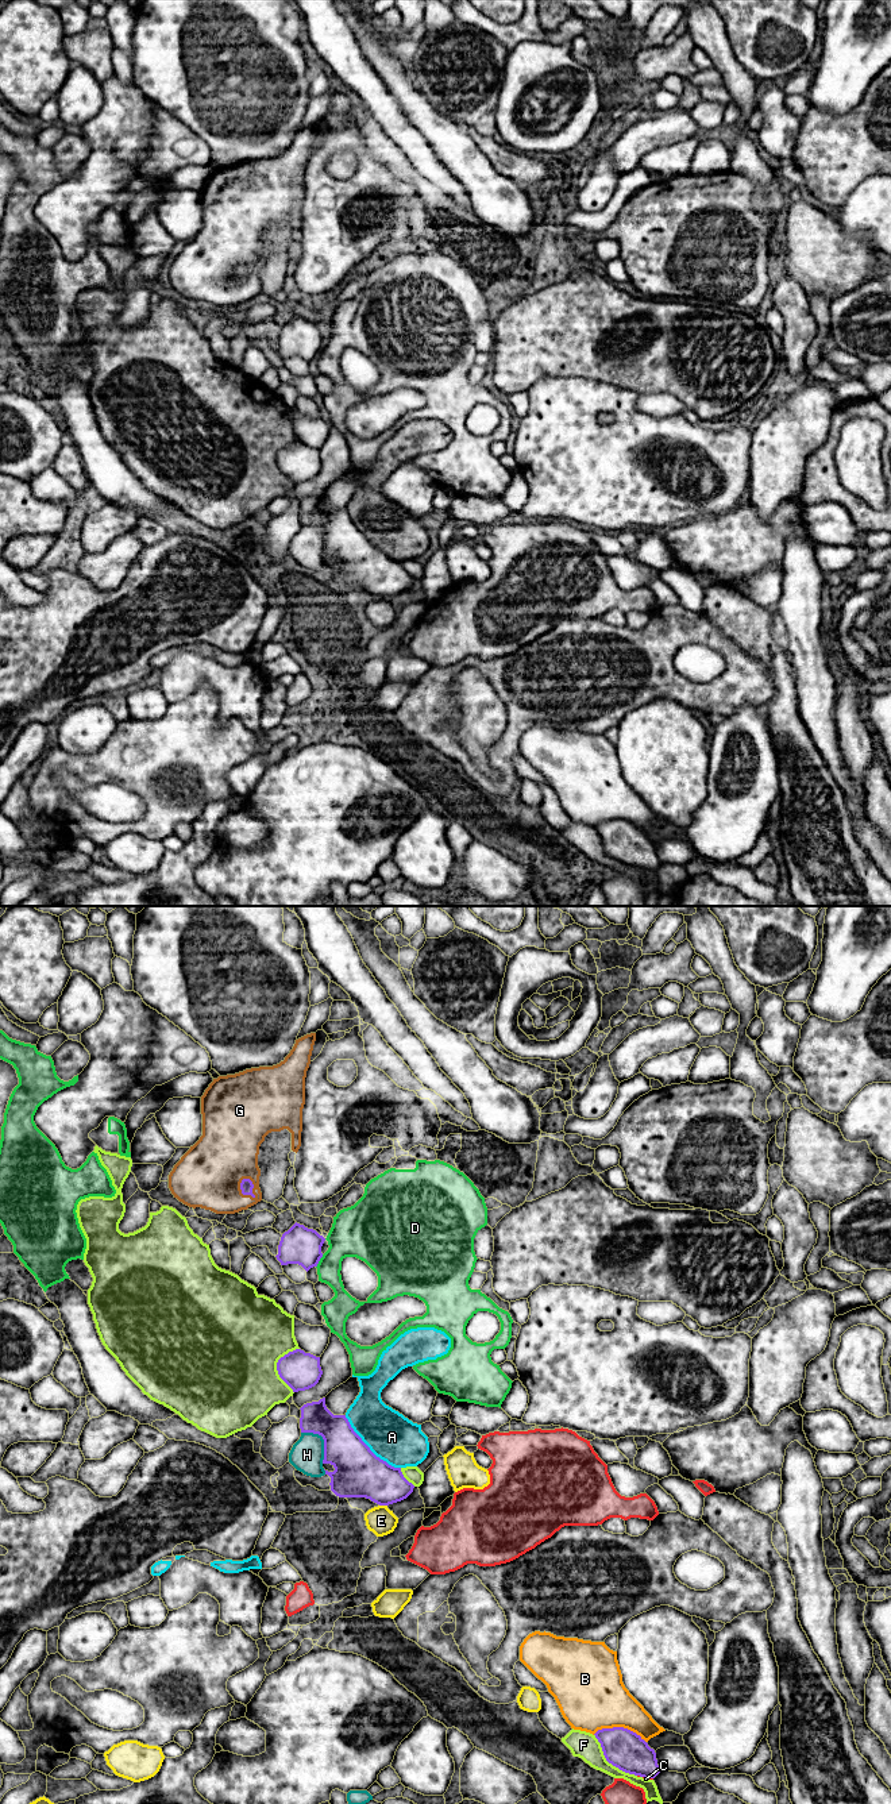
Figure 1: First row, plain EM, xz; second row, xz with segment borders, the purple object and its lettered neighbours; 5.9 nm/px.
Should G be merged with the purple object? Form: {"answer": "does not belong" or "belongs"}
{"answer": "belongs"}

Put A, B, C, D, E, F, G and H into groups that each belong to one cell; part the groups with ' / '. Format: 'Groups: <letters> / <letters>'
Groups: A / B / C / D / E / F / G / H

